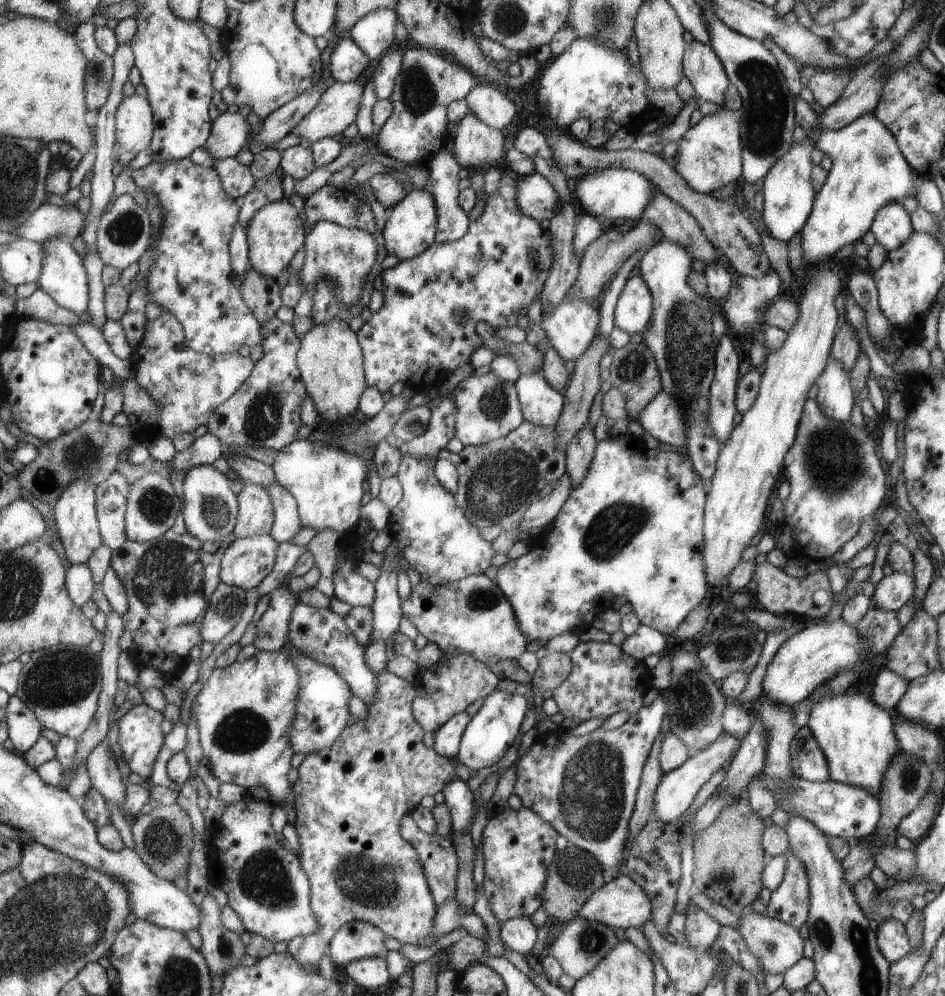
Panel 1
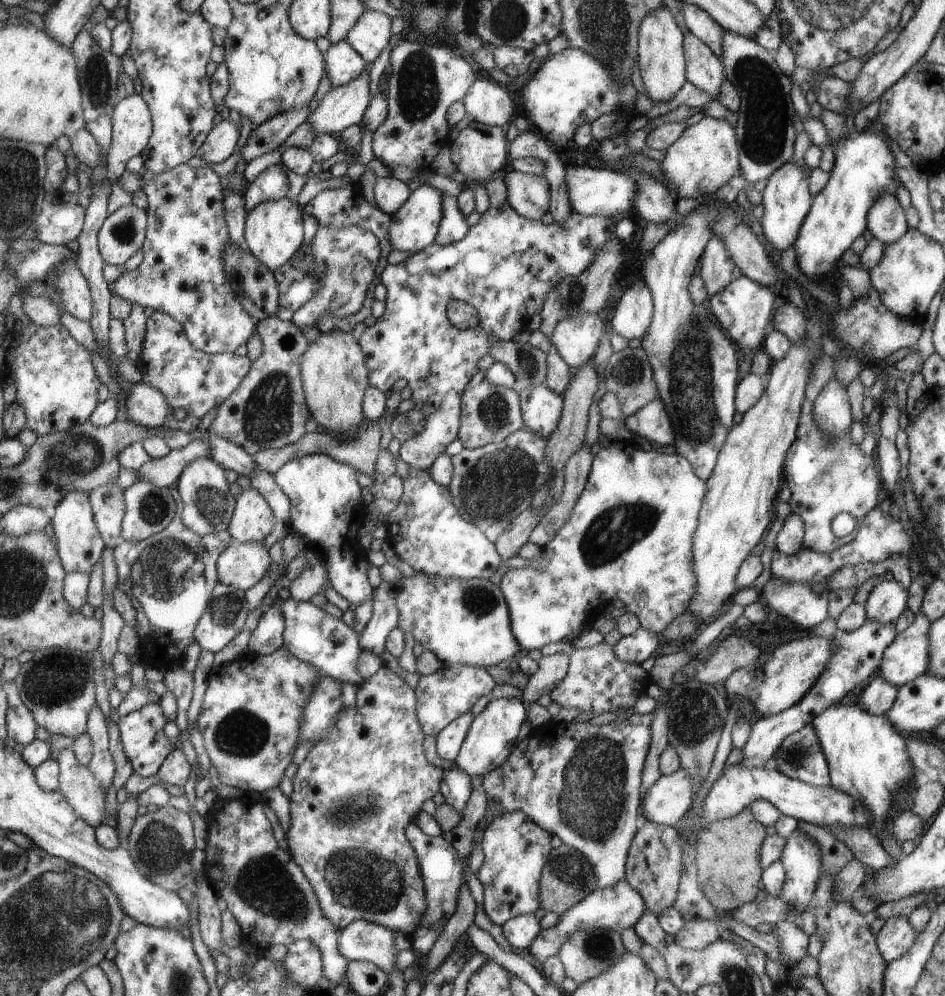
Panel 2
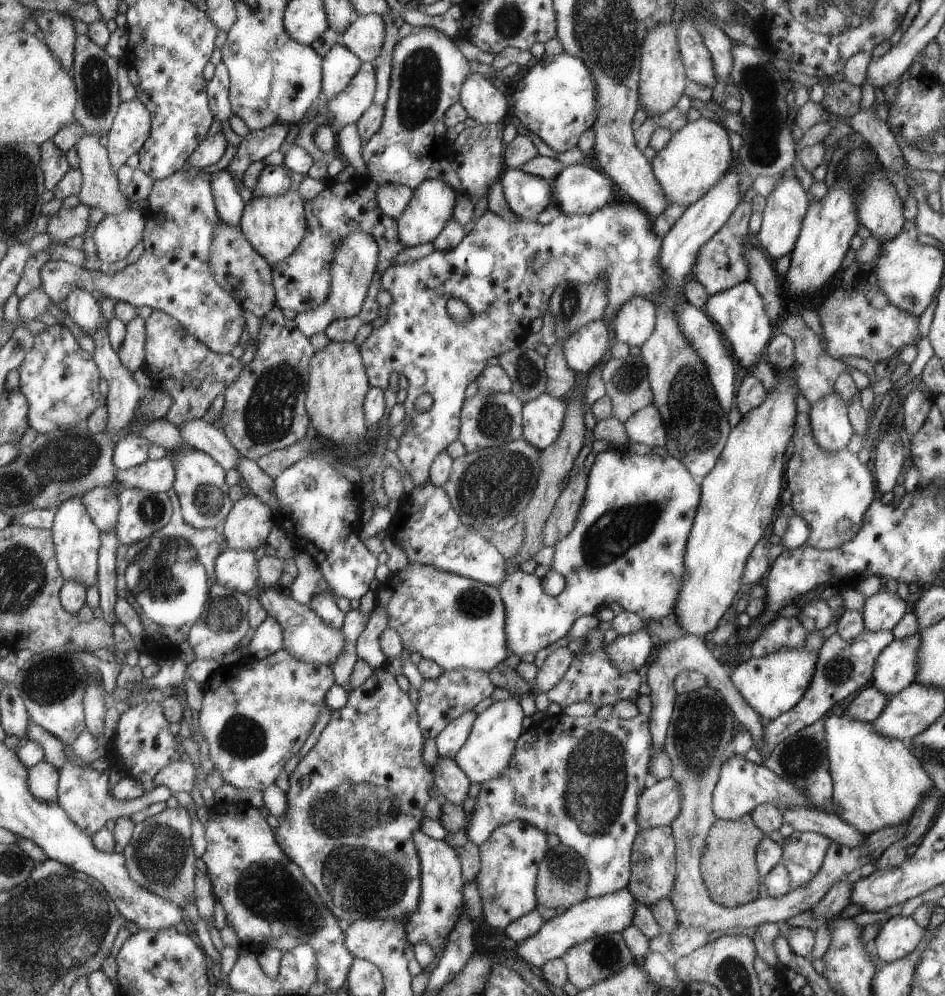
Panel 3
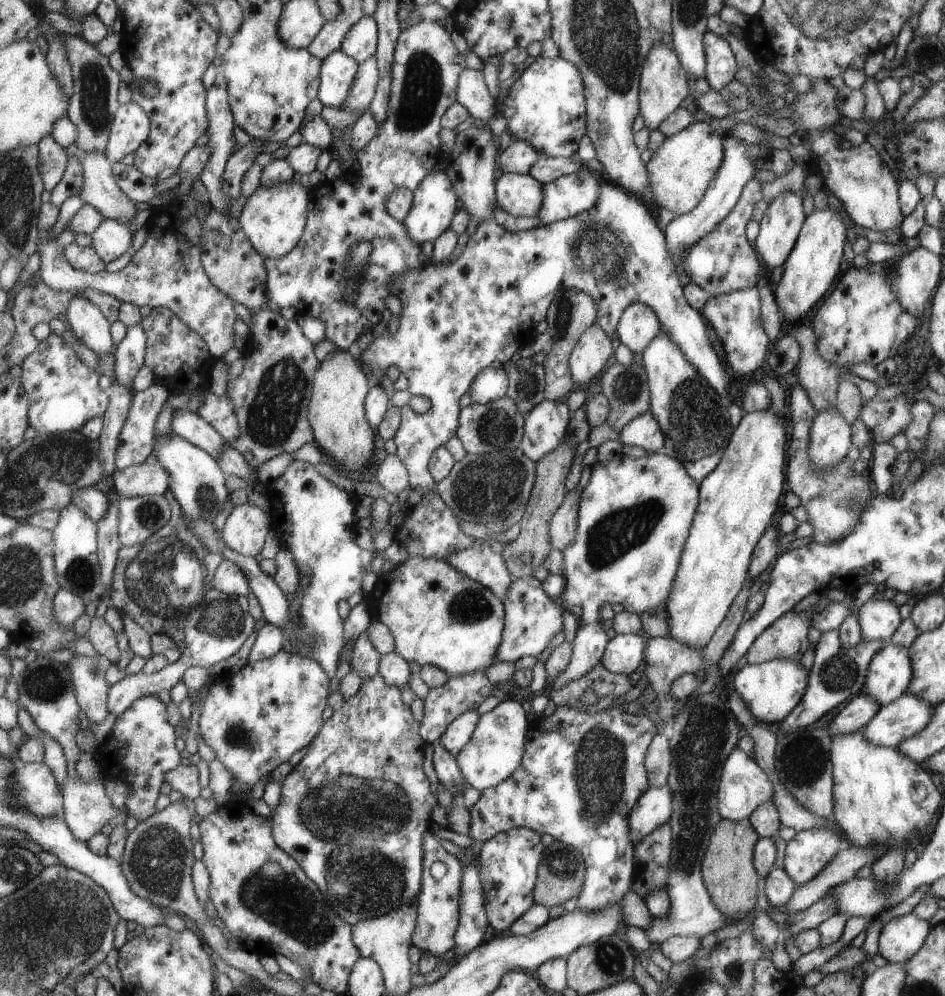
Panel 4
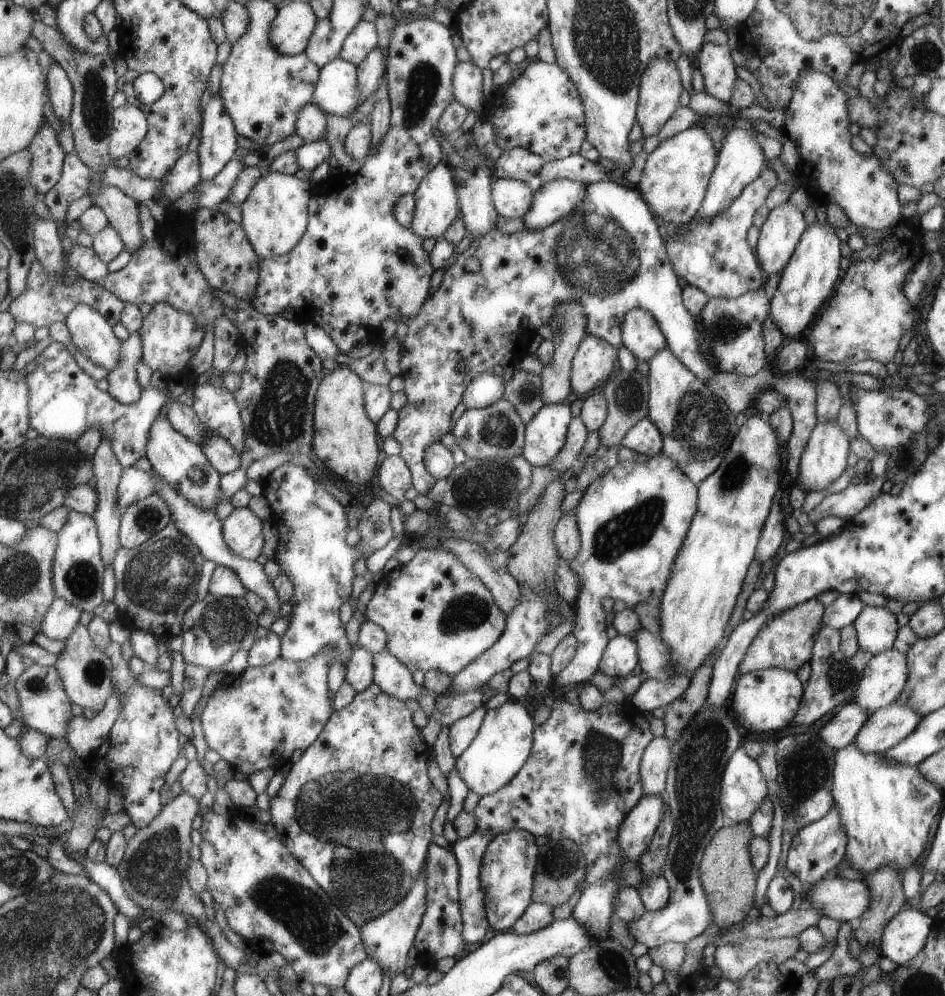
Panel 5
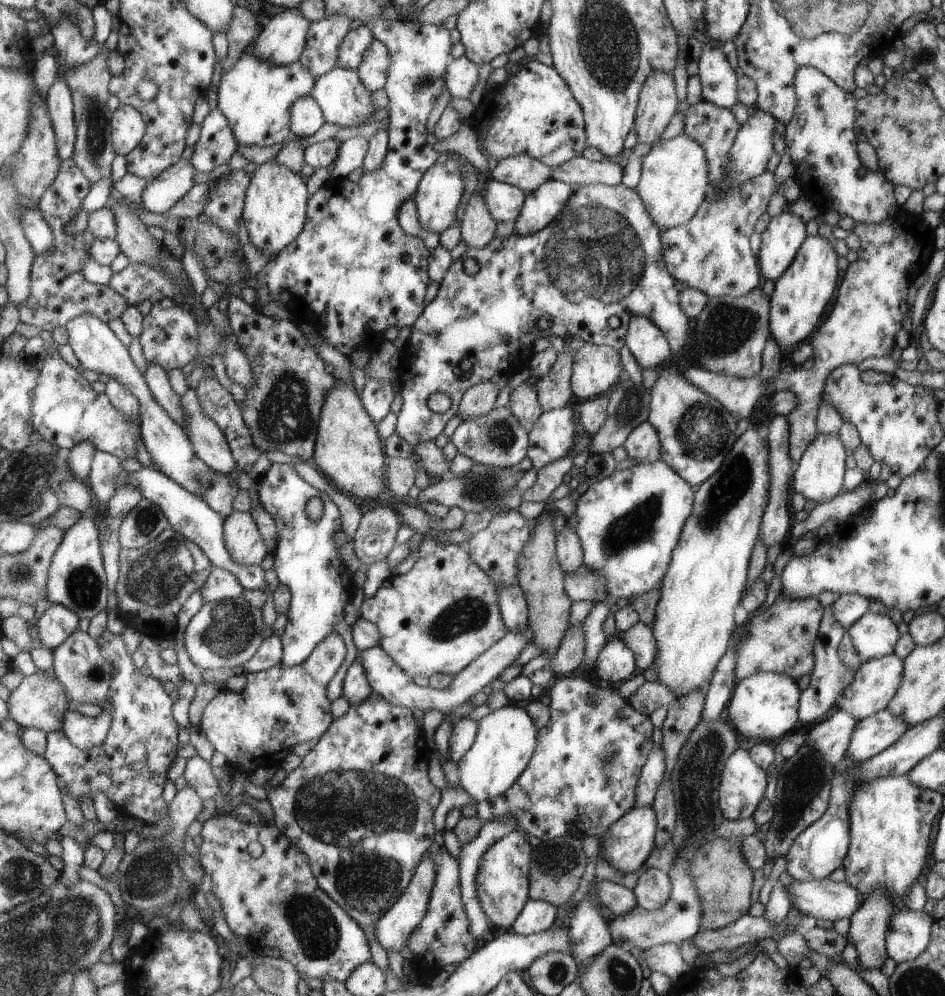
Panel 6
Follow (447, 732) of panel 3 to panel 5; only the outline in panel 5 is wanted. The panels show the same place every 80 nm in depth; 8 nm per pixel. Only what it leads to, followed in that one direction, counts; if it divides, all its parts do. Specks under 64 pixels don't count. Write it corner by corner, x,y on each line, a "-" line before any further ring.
479,706
448,727
448,745
454,759
470,746
471,741
478,734
478,728
486,711
483,706

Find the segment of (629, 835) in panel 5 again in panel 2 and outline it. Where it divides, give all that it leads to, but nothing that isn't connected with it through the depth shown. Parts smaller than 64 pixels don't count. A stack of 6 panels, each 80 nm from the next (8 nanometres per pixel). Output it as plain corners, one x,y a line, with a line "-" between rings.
683,768
661,775
641,797
643,821
674,827
691,805
693,782
695,780

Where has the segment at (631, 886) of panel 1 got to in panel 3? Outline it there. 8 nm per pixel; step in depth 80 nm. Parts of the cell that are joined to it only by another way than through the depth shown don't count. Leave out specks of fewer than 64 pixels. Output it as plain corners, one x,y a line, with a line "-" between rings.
627,888
602,896
585,898
573,907
565,909
562,914
547,920
530,939
516,944
515,954
519,958
523,958
531,967
541,968
543,964
547,963
547,960
561,957
563,952
570,951
575,944
583,943
583,940
591,939
591,936
621,933
622,930
633,924
635,908
637,907
637,898

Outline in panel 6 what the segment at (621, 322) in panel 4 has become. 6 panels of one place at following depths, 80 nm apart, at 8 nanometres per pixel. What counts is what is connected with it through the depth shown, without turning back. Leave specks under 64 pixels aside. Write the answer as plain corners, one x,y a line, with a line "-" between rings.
631,316
625,344
641,368
657,368
672,356
669,341
644,316

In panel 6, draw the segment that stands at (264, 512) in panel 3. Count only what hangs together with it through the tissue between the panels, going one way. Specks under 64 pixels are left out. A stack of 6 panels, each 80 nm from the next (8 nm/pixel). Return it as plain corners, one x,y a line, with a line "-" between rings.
235,511
233,515
228,516
224,522
224,533
228,551
239,564
259,566
267,558
267,554
272,554
267,551
267,544
259,532
259,526
249,511

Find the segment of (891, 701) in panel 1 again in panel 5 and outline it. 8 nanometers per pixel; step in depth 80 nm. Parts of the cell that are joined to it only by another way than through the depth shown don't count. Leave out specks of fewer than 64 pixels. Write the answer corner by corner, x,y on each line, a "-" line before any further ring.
846,703
816,734
833,752
854,740
866,718
871,714
855,703

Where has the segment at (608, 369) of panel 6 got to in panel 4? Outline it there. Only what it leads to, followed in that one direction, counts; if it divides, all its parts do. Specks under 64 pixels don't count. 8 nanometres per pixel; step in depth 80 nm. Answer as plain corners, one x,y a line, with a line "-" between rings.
588,325
579,340
575,342
569,365
575,384
589,384
609,362
613,354
611,340
599,326

